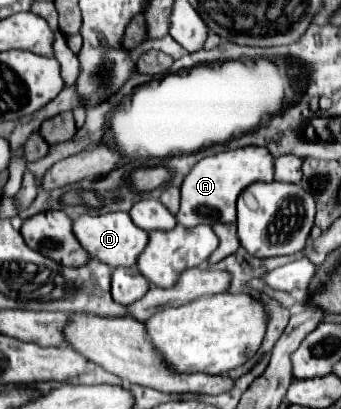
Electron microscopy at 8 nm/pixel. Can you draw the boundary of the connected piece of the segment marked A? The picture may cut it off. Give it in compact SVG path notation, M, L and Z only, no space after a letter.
M241 147L201 159L183 179L181 209L177 213L177 221L185 227L195 227L201 223L233 223L235 201L239 193L255 181L273 181L273 161L275 159L265 147Z

